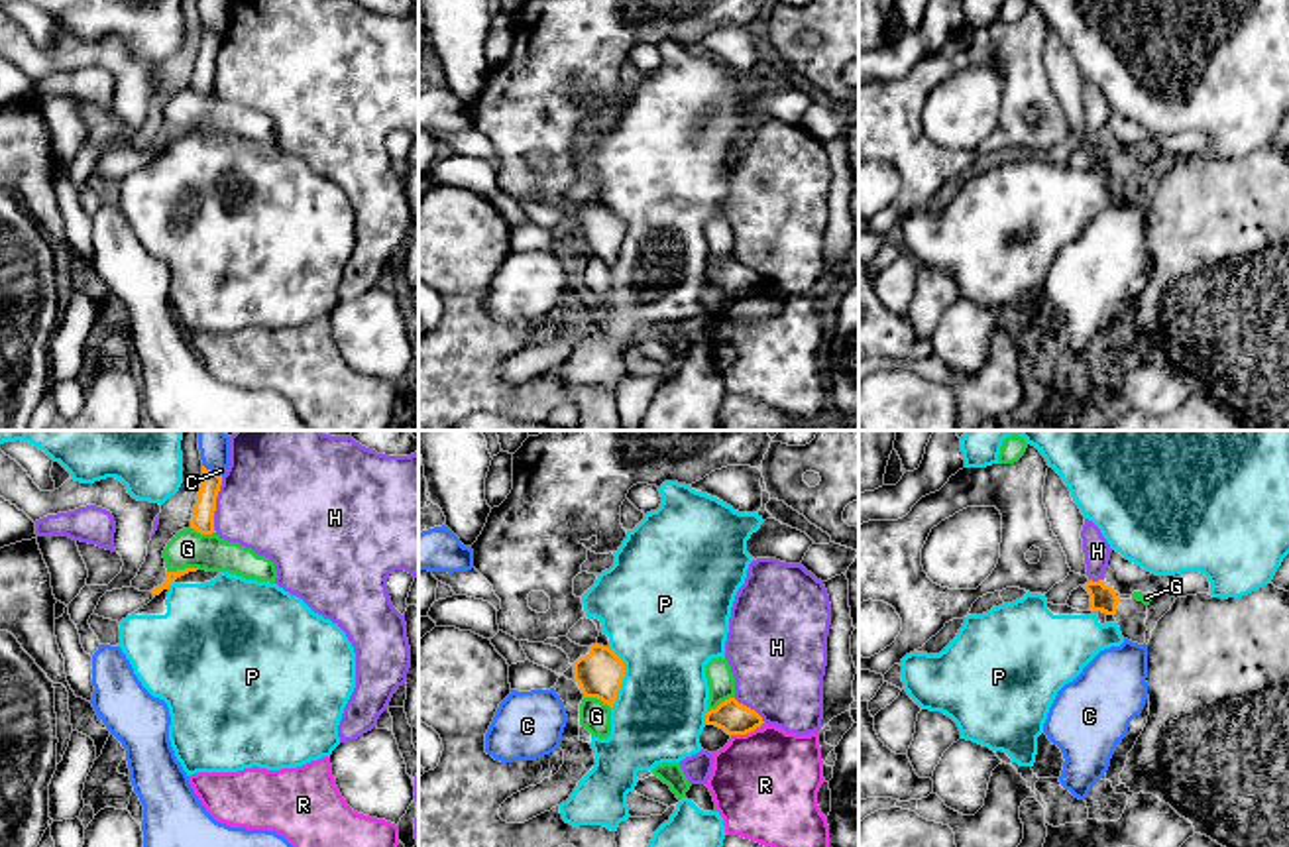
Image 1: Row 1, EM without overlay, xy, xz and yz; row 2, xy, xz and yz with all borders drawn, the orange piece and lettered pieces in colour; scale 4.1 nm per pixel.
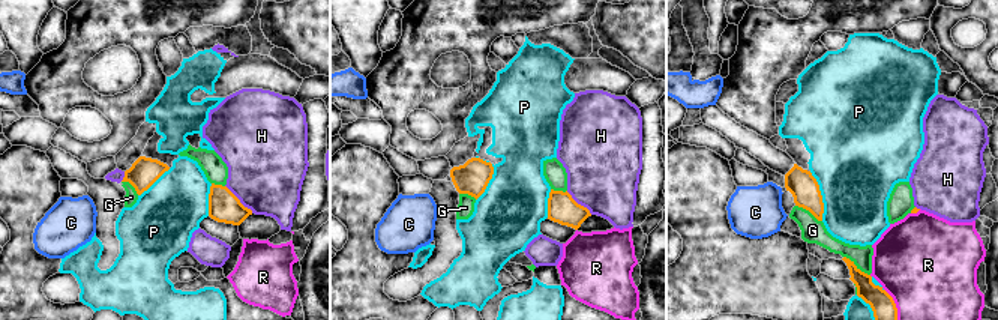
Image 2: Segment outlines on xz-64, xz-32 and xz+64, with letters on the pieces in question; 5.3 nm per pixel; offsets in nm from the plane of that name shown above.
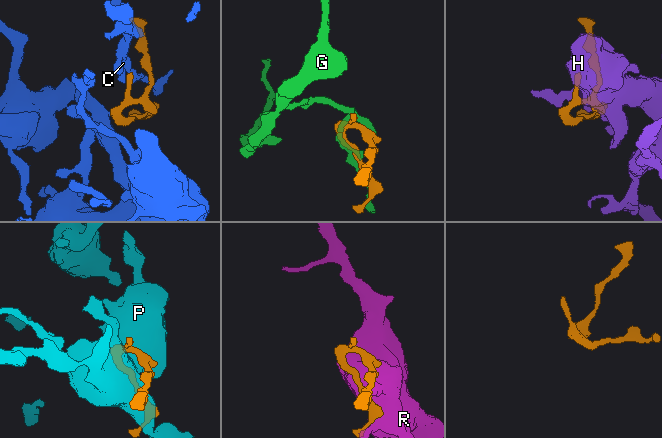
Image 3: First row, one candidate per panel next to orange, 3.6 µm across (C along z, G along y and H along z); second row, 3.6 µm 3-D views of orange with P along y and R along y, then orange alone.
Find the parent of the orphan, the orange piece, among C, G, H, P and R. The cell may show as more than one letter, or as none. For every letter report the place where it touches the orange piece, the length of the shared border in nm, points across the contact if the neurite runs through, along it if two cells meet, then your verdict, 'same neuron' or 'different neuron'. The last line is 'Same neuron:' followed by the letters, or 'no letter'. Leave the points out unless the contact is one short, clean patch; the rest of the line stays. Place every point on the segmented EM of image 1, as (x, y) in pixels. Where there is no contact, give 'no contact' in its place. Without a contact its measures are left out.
C: meets orange in xy at (213, 472); contact 90 nm long; different neuron
G: meets orange in xy at (185, 568); contact 140 nm long; different neuron
H: meets orange in xy at (215, 504); contact 240 nm long; different neuron
P: meets orange in xz at (623, 677); contact 260 nm long; different neuron
R: meets orange in xz at (743, 734); contact 110 nm long; different neuron
Same neuron: no letter

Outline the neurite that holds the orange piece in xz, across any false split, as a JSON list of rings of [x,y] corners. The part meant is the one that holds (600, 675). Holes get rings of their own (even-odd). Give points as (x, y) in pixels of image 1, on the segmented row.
[[[568,637],[546,639],[544,645],[562,649],[574,666],[574,680],[584,698],[597,698],[613,707],[625,678],[625,662],[603,645],[580,647]]]

